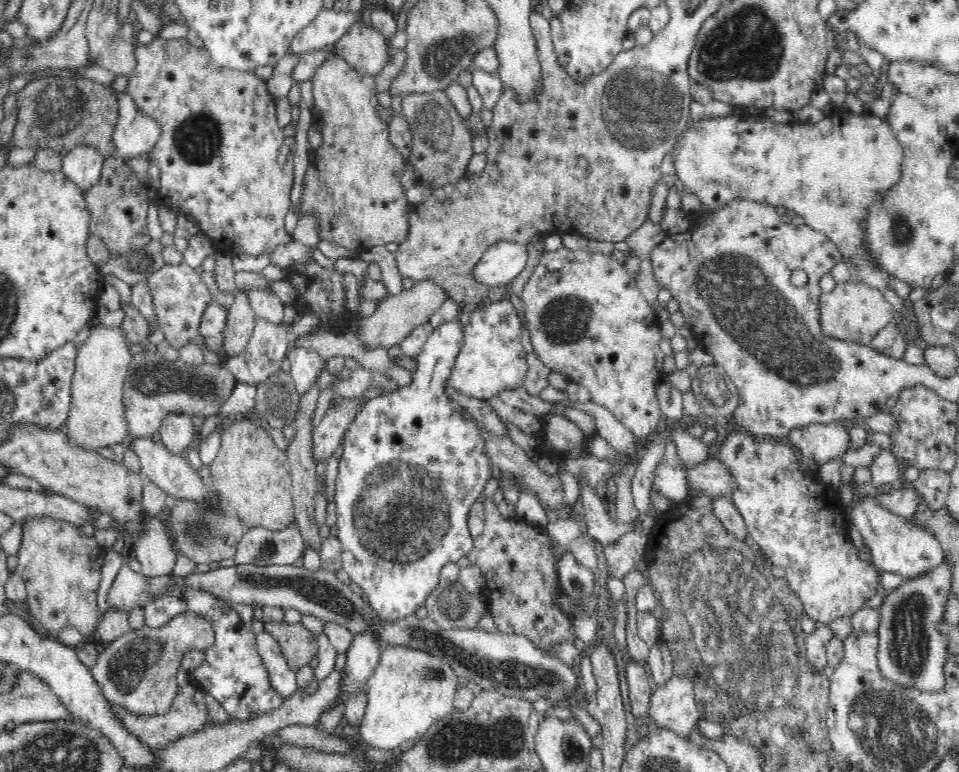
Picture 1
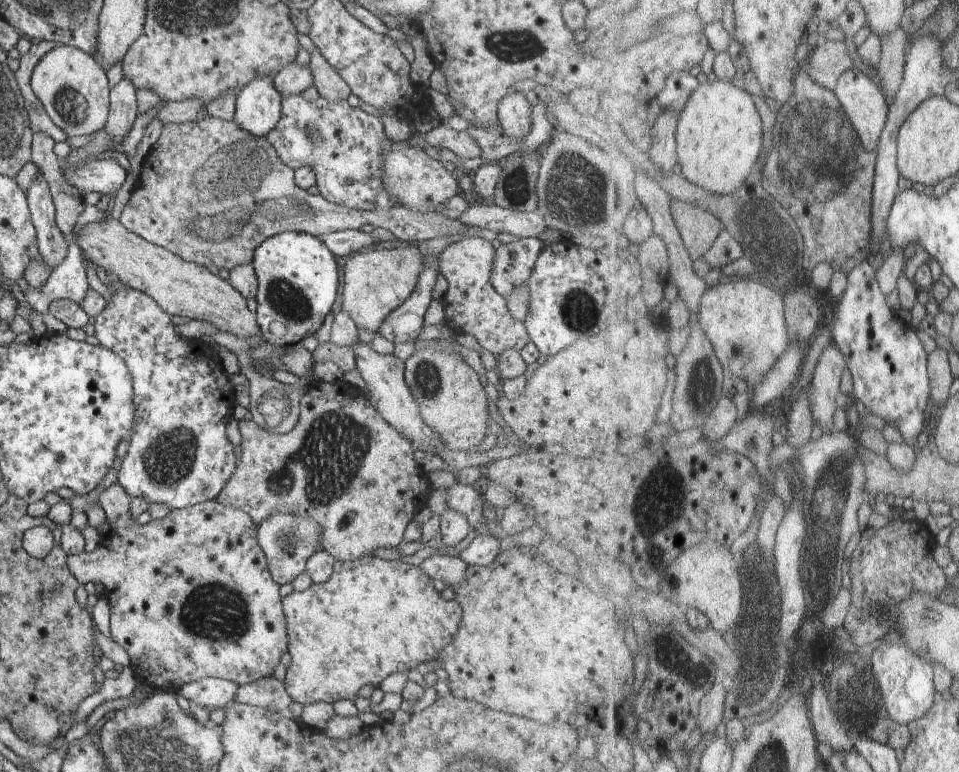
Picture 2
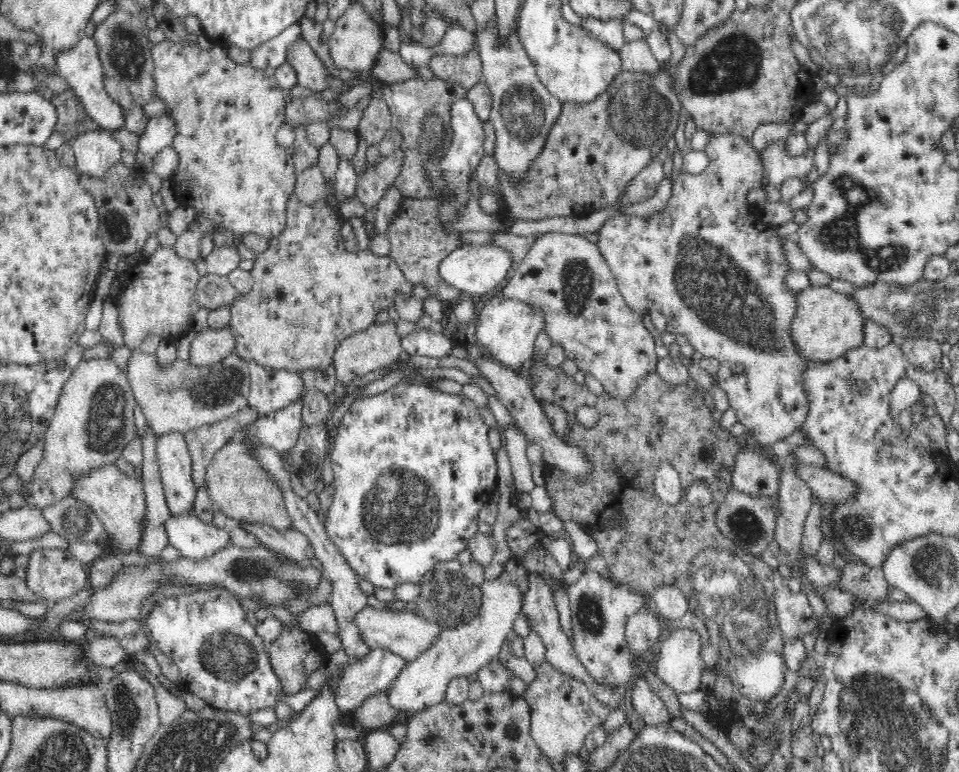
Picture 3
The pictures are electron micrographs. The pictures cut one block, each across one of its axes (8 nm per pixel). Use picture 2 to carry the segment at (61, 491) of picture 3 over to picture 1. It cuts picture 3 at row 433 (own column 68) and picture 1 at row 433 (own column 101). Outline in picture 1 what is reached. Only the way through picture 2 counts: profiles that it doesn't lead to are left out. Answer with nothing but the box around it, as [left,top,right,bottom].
[63,324,132,452]

